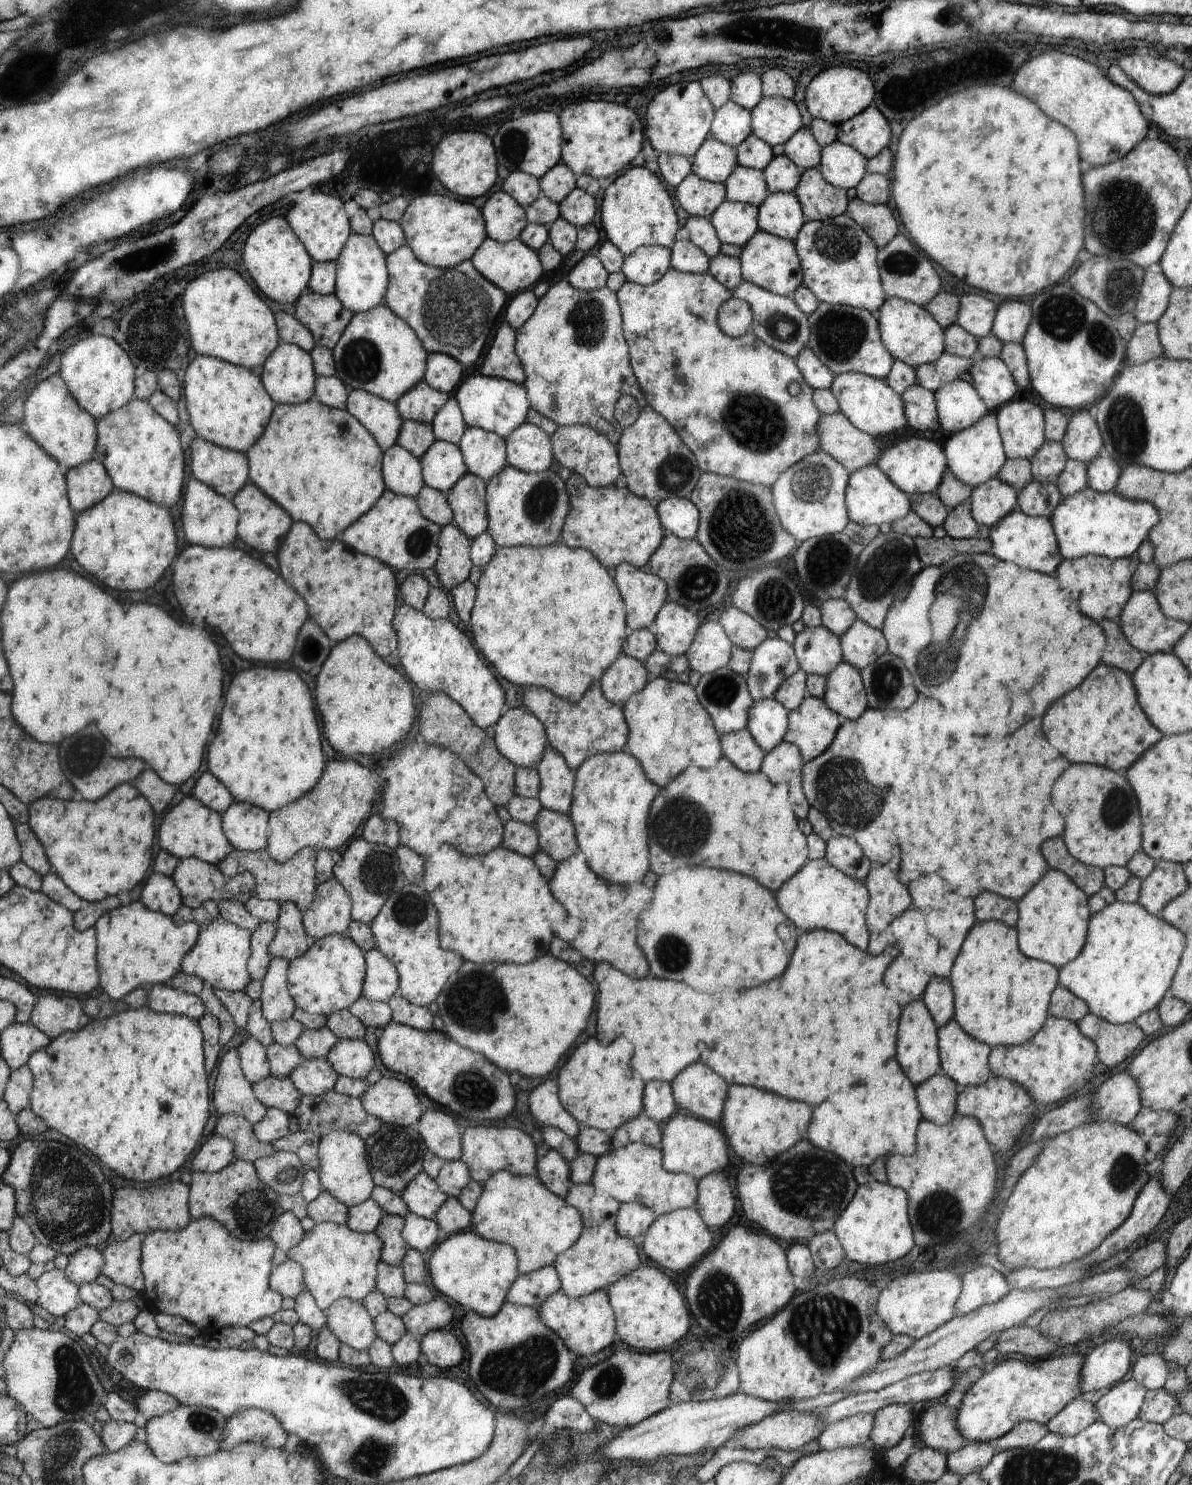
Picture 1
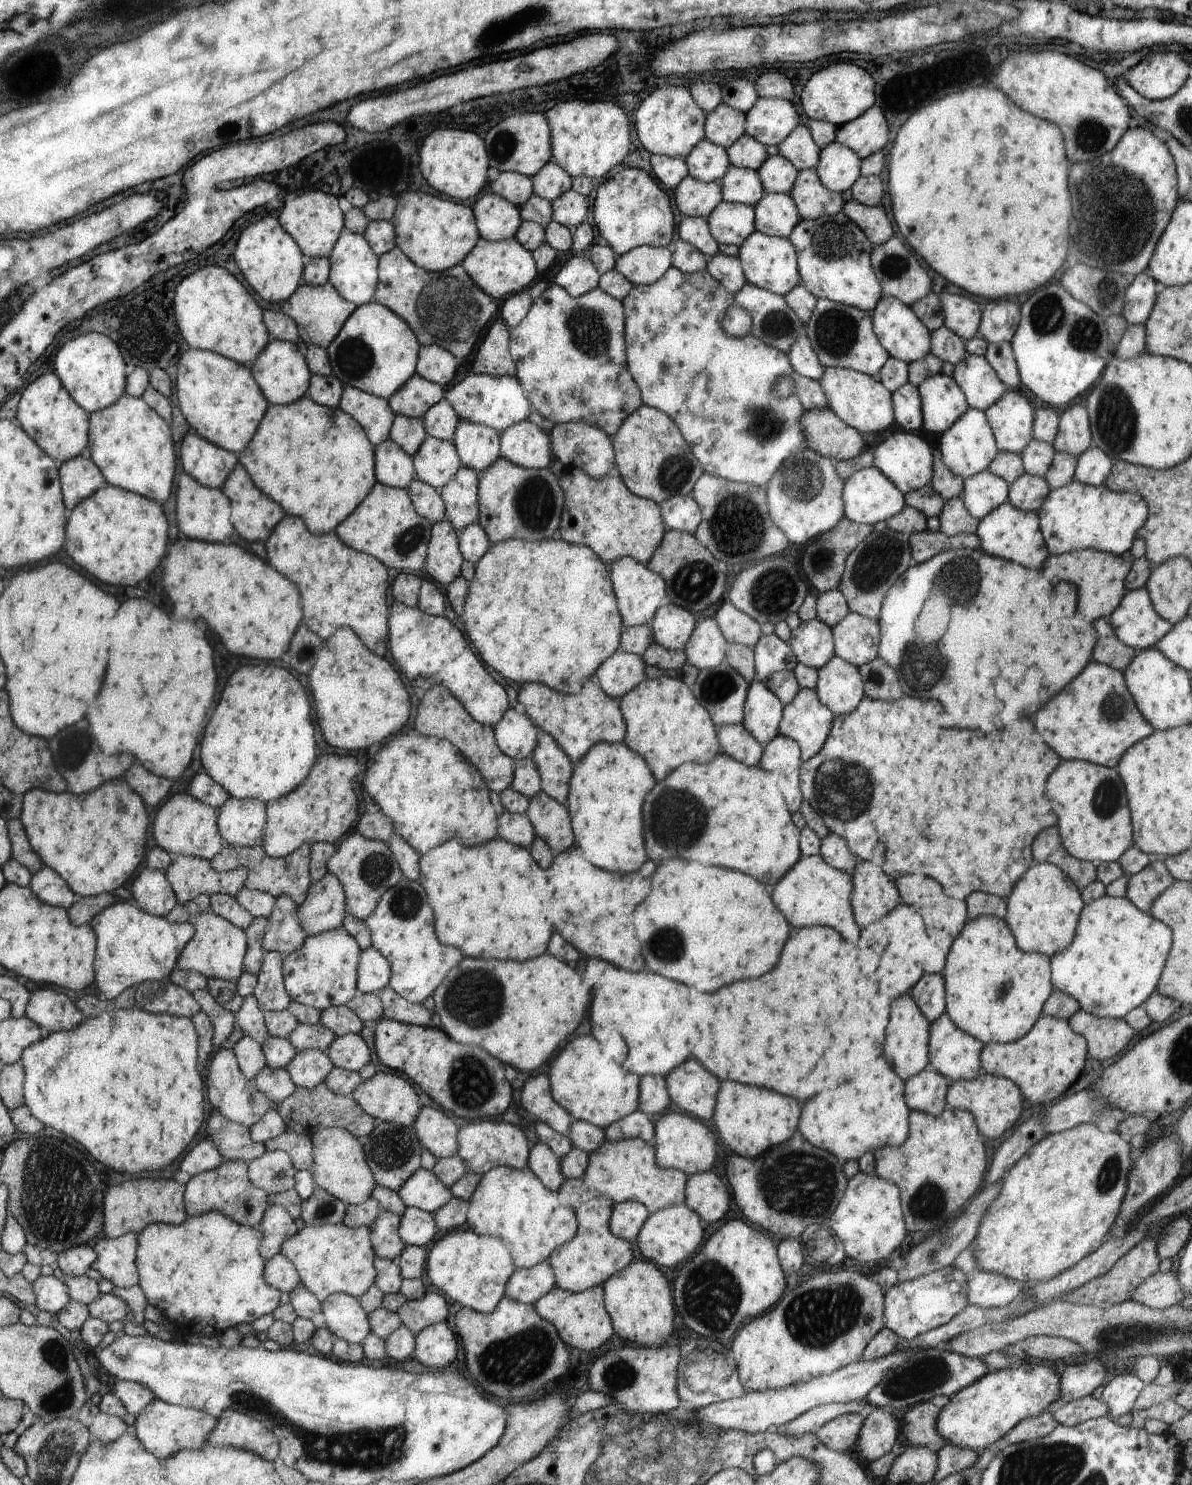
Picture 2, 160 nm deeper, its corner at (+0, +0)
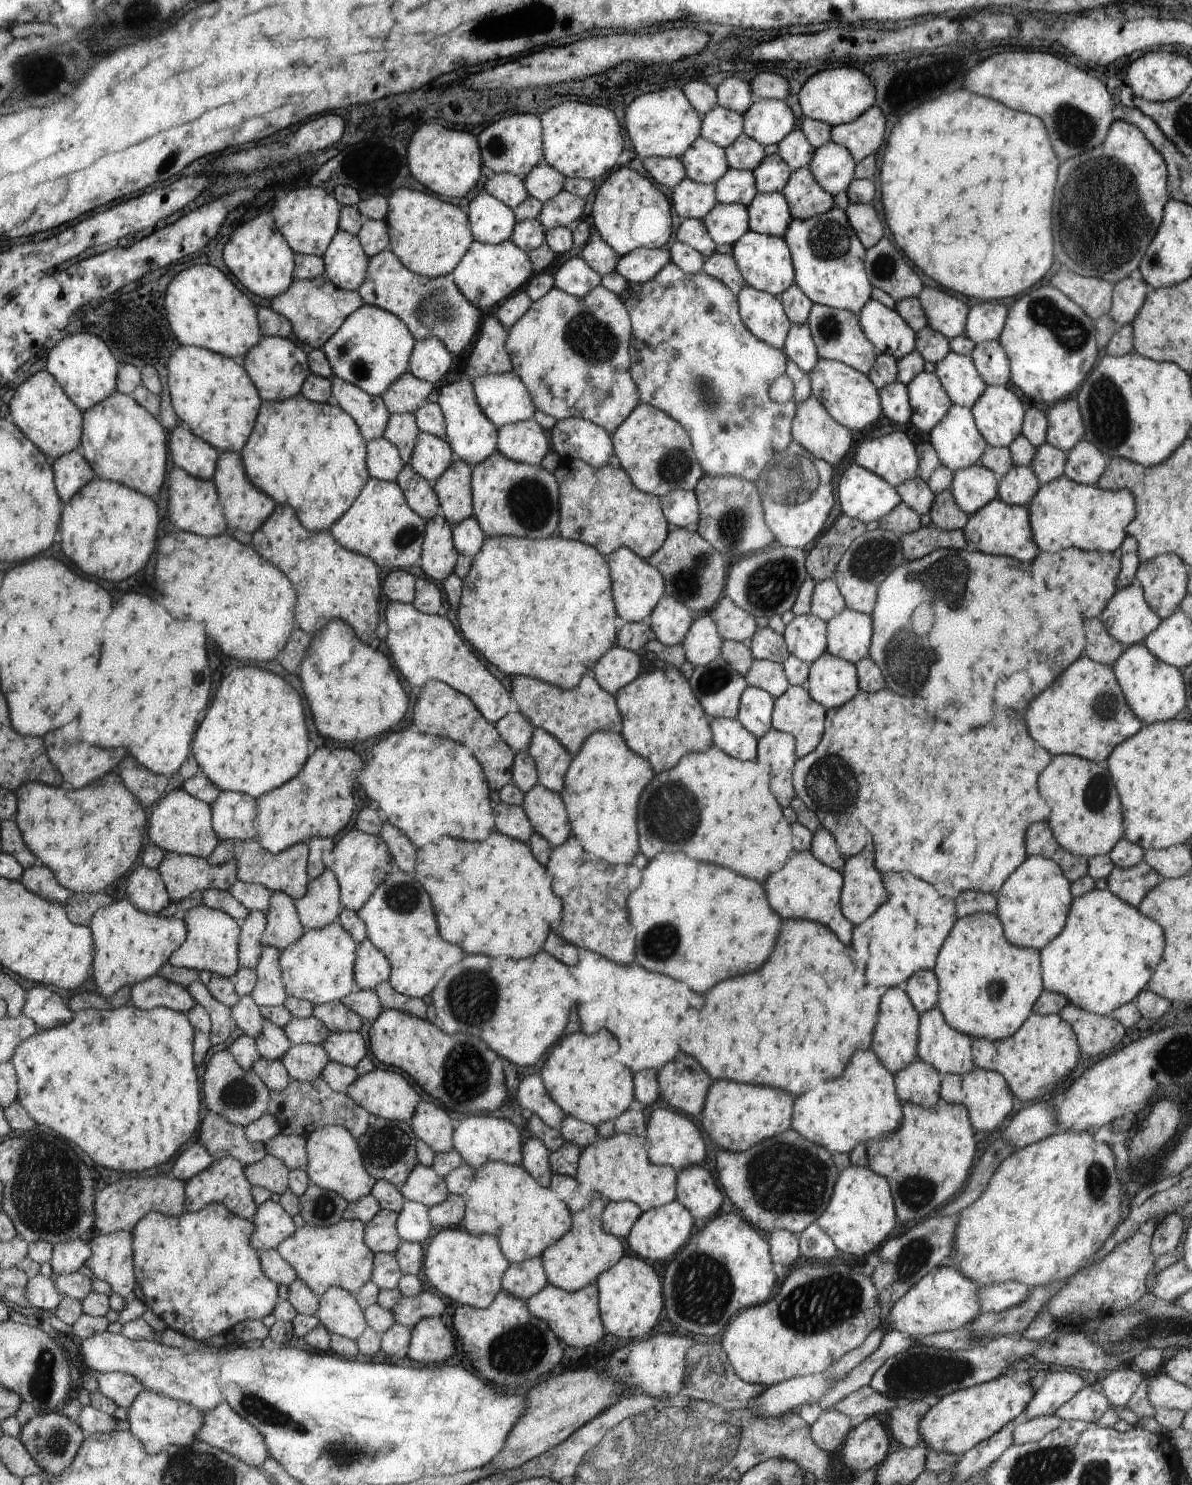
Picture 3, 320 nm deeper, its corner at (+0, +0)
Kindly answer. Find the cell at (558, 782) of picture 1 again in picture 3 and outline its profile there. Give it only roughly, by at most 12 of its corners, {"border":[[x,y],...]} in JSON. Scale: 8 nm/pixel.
{"border":[[534,730],[527,751],[538,782],[559,794],[570,750],[549,731]]}

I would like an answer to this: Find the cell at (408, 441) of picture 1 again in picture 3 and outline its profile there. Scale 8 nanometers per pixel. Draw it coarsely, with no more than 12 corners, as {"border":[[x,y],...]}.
{"border":[[391,413],[383,437],[408,463],[421,429],[414,413]]}

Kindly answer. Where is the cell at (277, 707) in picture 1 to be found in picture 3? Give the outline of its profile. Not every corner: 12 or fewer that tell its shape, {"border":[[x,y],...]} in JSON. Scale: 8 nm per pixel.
{"border":[[264,669],[214,690],[194,758],[257,799],[308,756],[304,704]]}

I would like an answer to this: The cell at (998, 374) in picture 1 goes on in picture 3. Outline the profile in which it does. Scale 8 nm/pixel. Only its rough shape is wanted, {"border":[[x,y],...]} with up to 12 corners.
{"border":[[950,351],[933,373],[954,405],[970,409],[988,385],[972,359]]}

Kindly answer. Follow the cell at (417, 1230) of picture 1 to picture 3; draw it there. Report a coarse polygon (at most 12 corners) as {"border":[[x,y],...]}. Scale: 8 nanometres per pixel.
{"border":[[406,1201],[398,1213],[402,1241],[424,1244],[433,1224],[425,1204]]}

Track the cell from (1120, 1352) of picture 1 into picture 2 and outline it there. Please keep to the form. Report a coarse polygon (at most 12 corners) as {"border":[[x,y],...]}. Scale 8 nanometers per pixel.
{"border":[[1098,1359],[1066,1366],[1057,1405],[1084,1398],[1104,1382]]}

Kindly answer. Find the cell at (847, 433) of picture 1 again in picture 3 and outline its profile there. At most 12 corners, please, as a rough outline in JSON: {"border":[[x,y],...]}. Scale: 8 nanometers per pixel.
{"border":[[819,399],[797,403],[794,442],[832,466],[852,448]]}

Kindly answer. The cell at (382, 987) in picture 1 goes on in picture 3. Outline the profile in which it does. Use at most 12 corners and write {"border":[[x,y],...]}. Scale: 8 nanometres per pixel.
{"border":[[366,939],[357,945],[356,983],[374,989],[392,962]]}

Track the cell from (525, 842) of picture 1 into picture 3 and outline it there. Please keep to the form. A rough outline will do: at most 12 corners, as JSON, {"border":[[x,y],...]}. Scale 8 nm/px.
{"border":[[494,806],[498,830],[528,844],[534,830],[524,808]]}

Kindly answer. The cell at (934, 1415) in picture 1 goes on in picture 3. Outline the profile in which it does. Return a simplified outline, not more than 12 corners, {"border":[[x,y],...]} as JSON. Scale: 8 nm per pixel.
{"border":[[918,1400],[891,1411],[892,1436],[901,1447],[923,1444],[919,1420],[929,1408]]}

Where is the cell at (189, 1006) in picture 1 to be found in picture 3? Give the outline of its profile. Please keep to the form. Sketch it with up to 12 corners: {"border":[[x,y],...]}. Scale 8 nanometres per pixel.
{"border":[[159,974],[132,986],[139,1009],[185,1014],[196,1005],[188,988]]}

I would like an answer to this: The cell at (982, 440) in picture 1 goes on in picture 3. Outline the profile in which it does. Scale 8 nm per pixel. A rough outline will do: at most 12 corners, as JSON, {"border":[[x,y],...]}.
{"border":[[952,405],[929,433],[953,472],[976,465],[988,446],[971,410]]}

